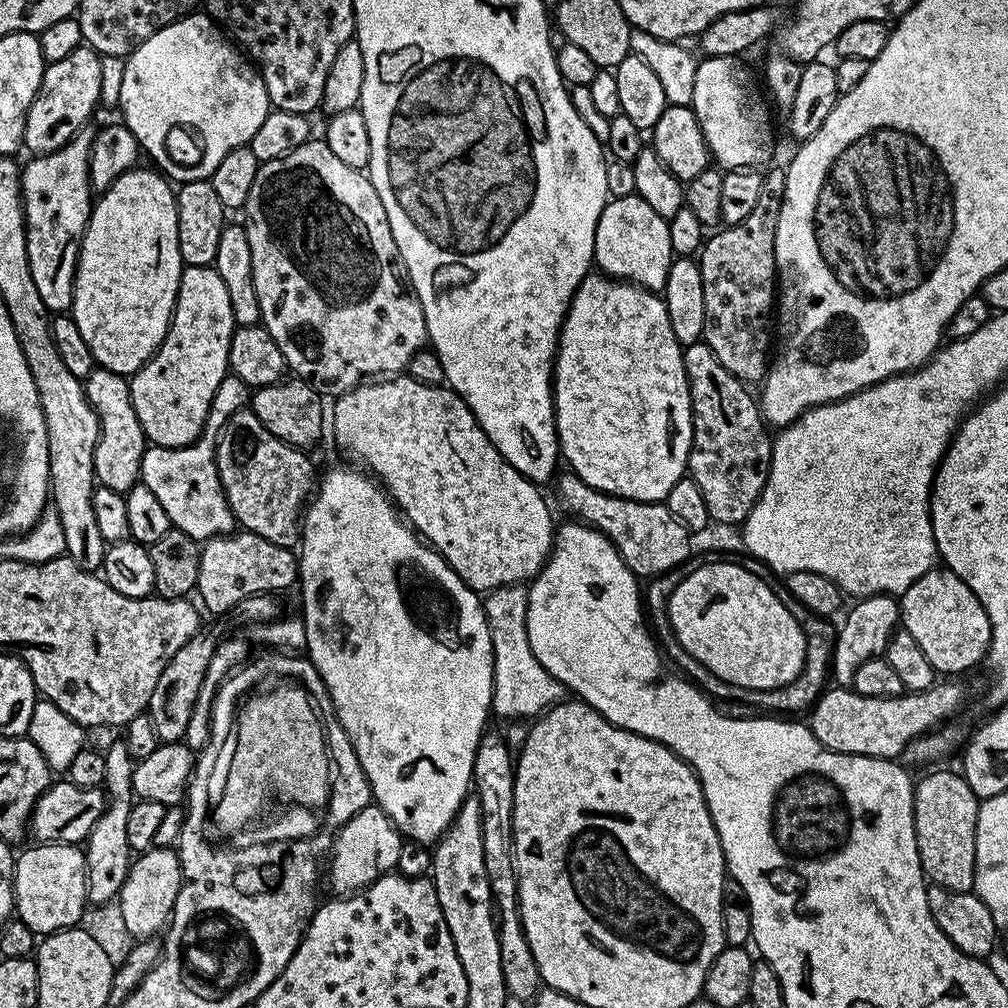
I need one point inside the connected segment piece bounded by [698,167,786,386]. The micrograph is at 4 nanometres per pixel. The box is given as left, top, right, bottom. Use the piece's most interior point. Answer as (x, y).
(738, 262)

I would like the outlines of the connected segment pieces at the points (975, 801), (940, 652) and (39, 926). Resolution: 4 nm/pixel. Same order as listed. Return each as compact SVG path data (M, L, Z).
M936 770L925 771L928 773L926 773L925 776L921 778L921 780L919 777L919 779L917 779L914 784L914 830L916 831L916 841L918 842L918 854L920 855L920 865L922 866L922 870L924 871L925 877L927 877L927 879L931 881L931 883L935 885L935 887L948 888L952 892L972 892L973 891L972 883L974 882L974 870L976 869L976 819L978 818L978 810L980 809L981 801L974 794L974 790L968 785L967 779L965 779L965 777L961 775L959 771L956 771L957 773L956 772L932 772L932 771L936 771Z
M937 566L922 574L898 601L903 631L914 634L914 642L922 646L922 654L930 658L937 673L964 672L987 657L988 643L992 640L990 618L970 586L946 566Z
M42 844L31 845L14 860L14 894L16 895L15 915L31 932L51 934L61 932L64 928L75 928L83 921L89 907L88 879L84 873L84 853L74 844Z

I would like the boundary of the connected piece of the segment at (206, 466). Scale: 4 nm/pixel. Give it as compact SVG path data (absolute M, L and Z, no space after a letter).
M226 375L222 382L218 382L218 390L214 390L208 420L193 444L181 448L145 447L140 480L158 498L158 502L162 502L162 510L166 510L173 528L182 530L182 534L190 534L190 538L198 542L215 536L227 536L237 527L238 521L226 502L226 494L218 478L216 443L222 427L222 416L218 412L239 412L249 400L250 389L242 382L242 378Z

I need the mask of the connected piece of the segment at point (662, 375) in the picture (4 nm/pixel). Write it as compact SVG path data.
M590 274L572 295L564 324L560 327L560 343L556 345L556 363L552 369L552 401L556 403L556 433L560 439L560 454L567 467L575 472L582 482L598 492L609 492L627 500L667 501L670 486L685 475L688 467L688 451L692 448L692 403L688 389L688 375L684 369L684 348L674 338L670 326L670 314L666 314L663 295L642 288L626 280L612 279L603 274Z

